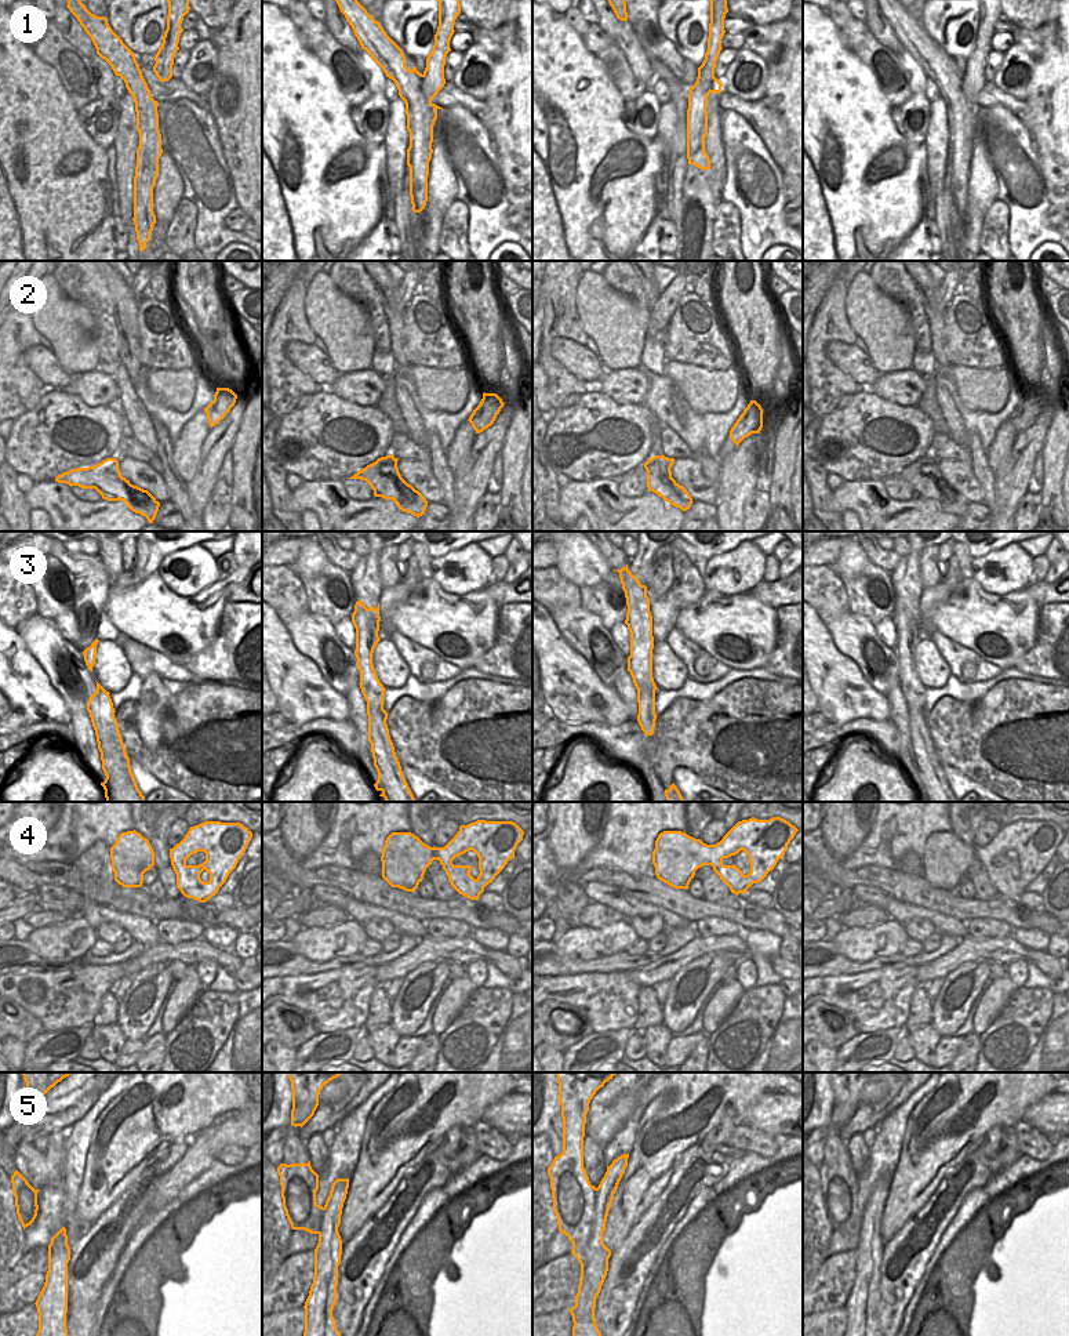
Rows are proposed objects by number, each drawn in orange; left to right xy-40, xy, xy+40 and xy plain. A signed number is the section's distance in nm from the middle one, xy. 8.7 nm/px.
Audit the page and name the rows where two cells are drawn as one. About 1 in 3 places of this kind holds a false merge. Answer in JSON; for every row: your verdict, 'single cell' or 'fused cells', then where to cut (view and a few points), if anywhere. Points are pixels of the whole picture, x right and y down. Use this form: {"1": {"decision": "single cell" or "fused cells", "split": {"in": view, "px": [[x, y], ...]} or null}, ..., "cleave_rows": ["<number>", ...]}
{"1": {"decision": "fused cells", "split": {"in": "xy", "px": [[424, 75], [417, 119], [422, 123], [433, 124]]}}, "2": {"decision": "fused cells", "split": {"in": "xy", "px": [[375, 461], [381, 467], [382, 474], [400, 478]]}}, "3": {"decision": "fused cells", "split": {"in": "xy+40", "px": [[632, 674], [642, 672], [651, 683], [654, 692]]}}, "4": {"decision": "single cell", "split": null}, "5": {"decision": "fused cells", "split": {"in": "xy+40", "px": [[597, 1189], [592, 1230], [584, 1244], [573, 1251]]}}, "cleave_rows": ["1", "2", "3", "5"]}

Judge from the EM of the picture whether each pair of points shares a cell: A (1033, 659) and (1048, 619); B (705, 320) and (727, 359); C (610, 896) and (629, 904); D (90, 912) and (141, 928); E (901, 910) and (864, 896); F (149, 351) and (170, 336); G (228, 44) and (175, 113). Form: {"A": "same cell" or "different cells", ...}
{"A": "same cell", "B": "same cell", "C": "same cell", "D": "same cell", "E": "same cell", "F": "same cell", "G": "different cells"}

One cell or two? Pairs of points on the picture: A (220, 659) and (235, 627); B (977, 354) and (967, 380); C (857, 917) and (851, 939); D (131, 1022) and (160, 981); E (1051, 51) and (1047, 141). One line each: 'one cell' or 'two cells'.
A: one cell
B: two cells
C: two cells
D: one cell
E: one cell

